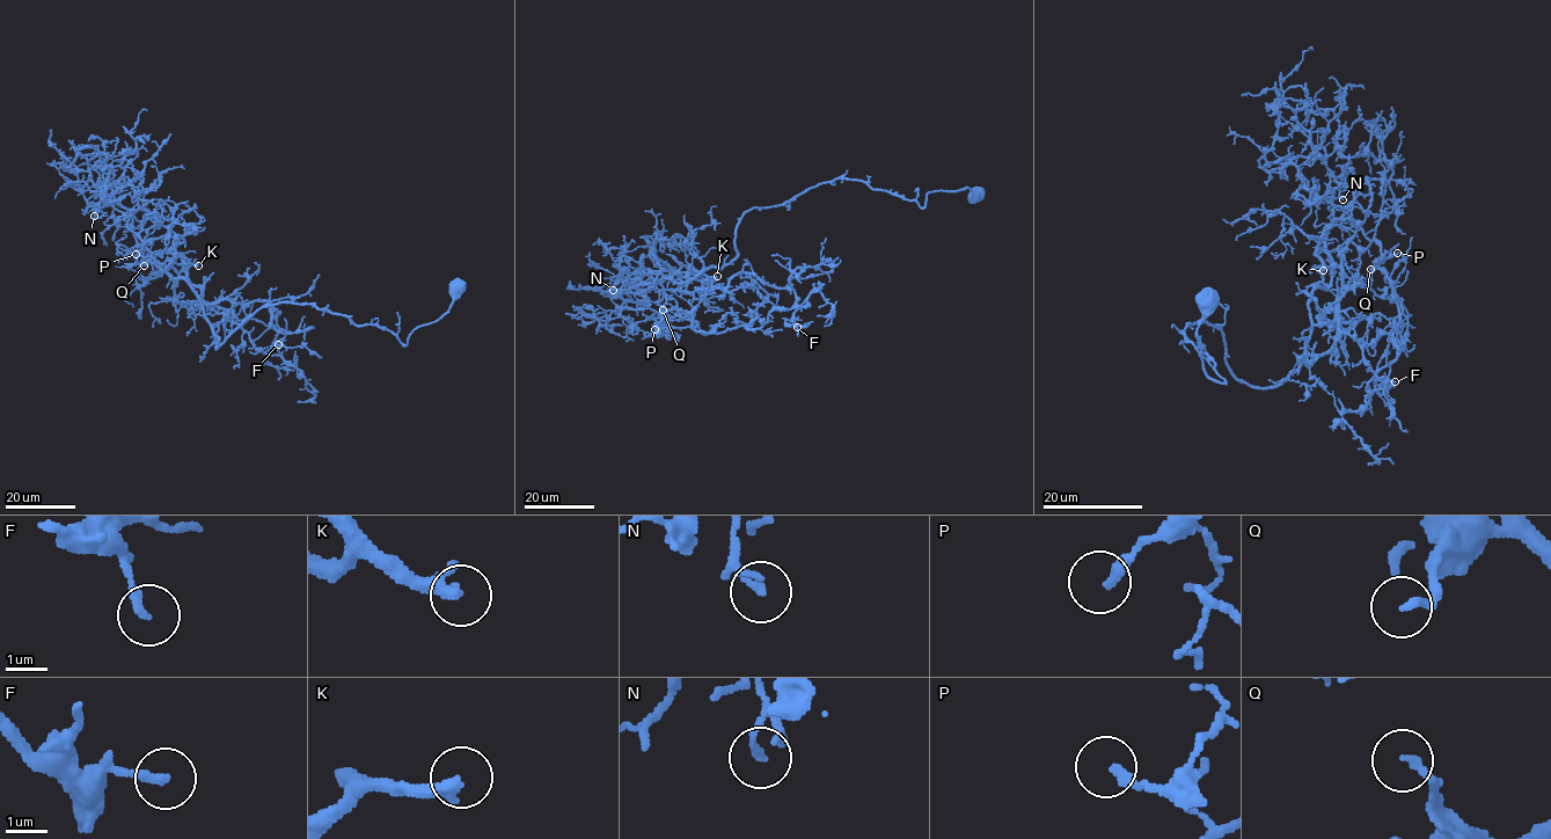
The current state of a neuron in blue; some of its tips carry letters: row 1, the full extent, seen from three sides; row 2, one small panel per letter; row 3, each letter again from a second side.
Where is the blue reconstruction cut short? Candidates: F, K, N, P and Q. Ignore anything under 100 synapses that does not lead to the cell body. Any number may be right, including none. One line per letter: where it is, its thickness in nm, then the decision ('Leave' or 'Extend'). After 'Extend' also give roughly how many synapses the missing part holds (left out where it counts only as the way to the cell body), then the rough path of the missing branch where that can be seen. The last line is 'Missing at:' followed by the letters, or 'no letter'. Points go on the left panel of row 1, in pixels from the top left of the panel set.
F: Place: (278, 344). Thickness 220 nm. Leave
K: Place: (198, 265). Thickness 320 nm. Extend. Roughly 350 synapses. Course of what is missing: (198, 265), (210, 262), (224, 287), (264, 269), (282, 272)
N: Place: (94, 216). Thickness 180 nm. Leave
P: Place: (136, 254). Thickness 280 nm. Leave
Q: Place: (144, 265). Thickness 190 nm. Leave
Missing at: K

